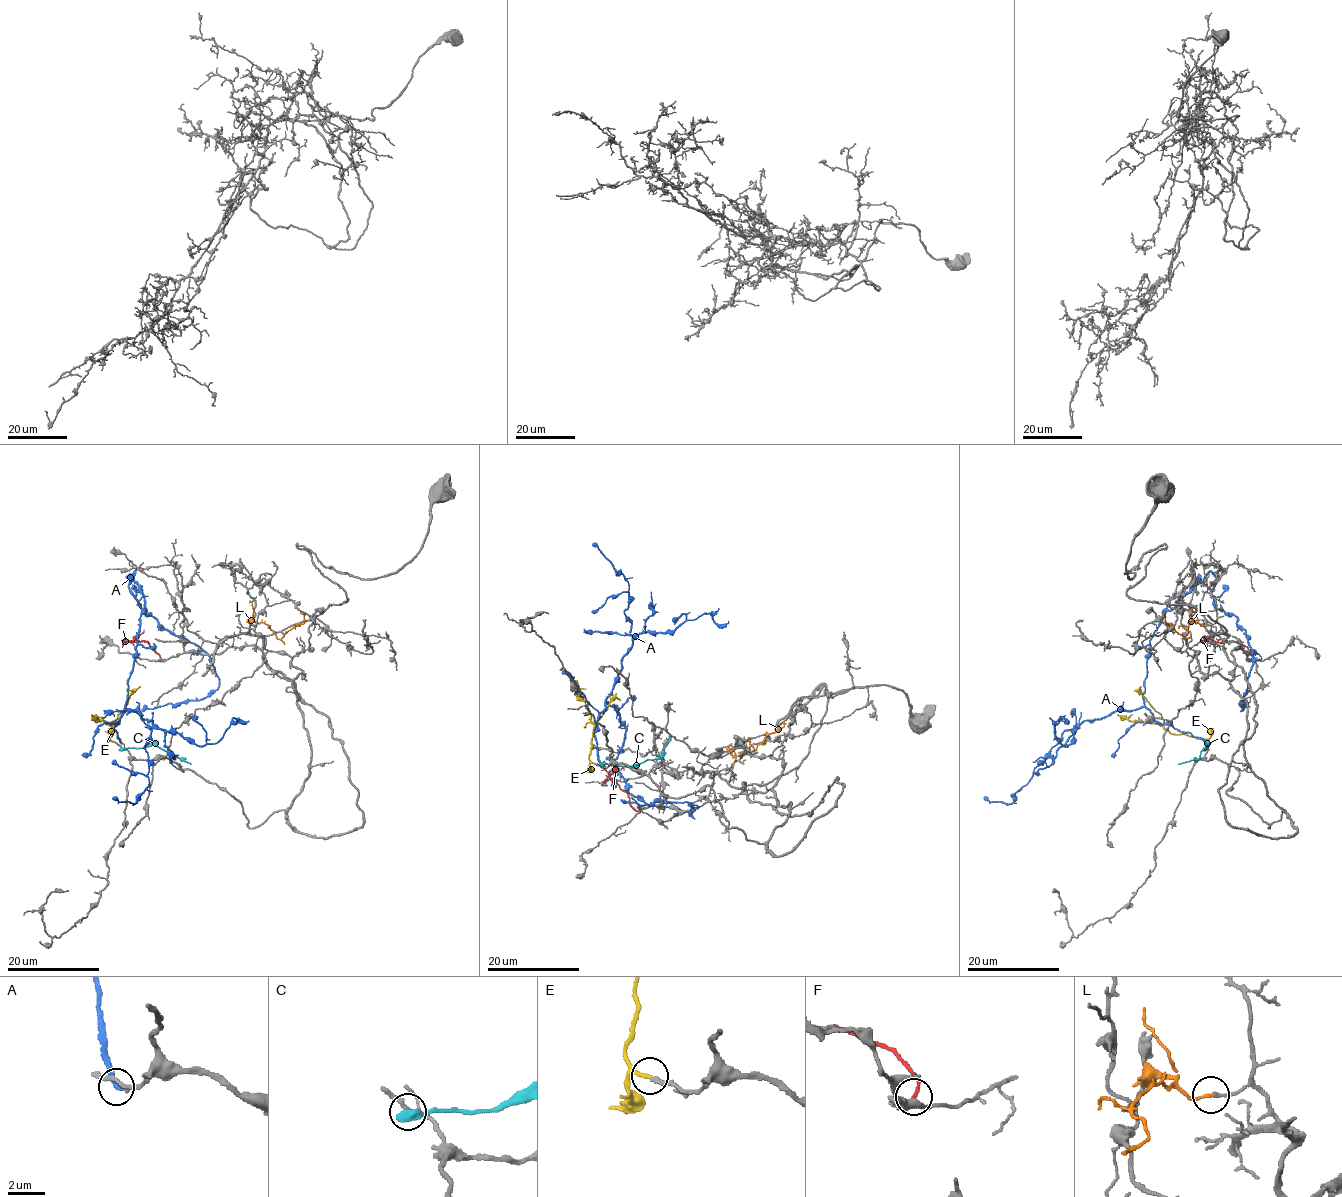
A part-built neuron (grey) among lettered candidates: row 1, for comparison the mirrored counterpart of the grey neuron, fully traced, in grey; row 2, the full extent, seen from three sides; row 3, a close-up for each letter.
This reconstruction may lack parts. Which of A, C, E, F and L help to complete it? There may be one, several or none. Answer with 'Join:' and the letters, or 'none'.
Join: E, L

